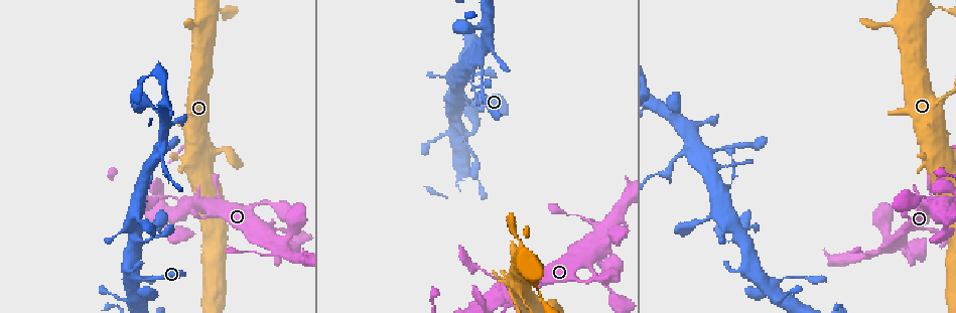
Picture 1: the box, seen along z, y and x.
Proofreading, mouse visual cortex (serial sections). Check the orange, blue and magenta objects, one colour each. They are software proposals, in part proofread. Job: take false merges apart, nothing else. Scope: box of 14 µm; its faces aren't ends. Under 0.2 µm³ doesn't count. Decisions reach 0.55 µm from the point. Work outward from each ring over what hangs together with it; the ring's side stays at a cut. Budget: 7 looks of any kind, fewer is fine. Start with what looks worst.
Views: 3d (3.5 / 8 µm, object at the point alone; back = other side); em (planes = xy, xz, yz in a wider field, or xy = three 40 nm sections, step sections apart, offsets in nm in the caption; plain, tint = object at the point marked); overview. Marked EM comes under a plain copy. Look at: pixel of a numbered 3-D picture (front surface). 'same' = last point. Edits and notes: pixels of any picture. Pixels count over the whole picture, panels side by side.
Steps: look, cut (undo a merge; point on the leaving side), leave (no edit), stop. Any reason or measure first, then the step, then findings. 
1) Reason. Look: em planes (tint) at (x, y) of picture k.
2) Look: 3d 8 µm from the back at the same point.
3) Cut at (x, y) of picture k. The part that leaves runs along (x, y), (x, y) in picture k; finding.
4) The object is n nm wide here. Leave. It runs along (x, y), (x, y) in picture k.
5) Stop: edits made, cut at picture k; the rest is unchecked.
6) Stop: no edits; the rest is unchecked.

Sudden change in width. Look: 3d 3.5 µm from the back at (160, 153) of picture 1.

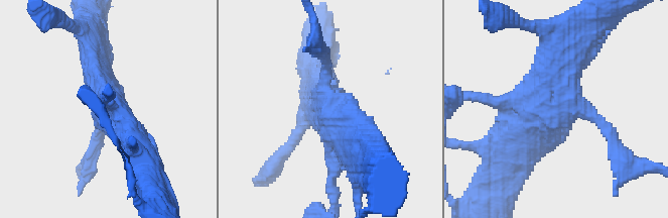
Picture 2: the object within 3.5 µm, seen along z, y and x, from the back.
3 arms meet here; the arms are 200, 450, 500 nm wide; need the tissue. Look: em xy step 1 (tint) at (324, 95) of picture 2.

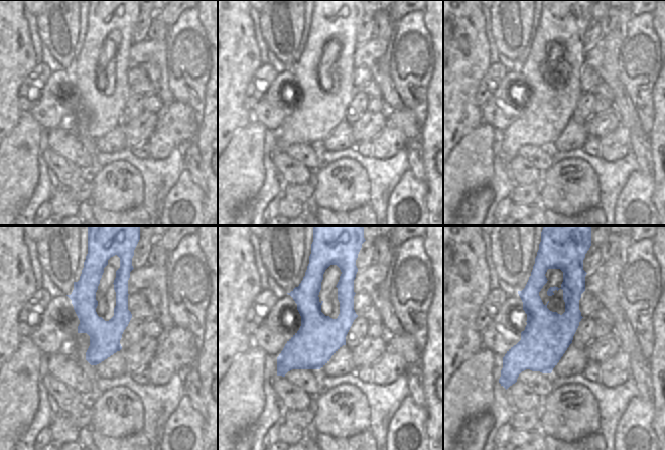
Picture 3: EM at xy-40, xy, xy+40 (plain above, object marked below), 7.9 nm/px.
Leave. It runs along (347, 133), (327, 110), (318, 47) in picture 2; one cell here.

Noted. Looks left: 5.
Calibre changes. Look: 3d 3.5 µm at (522, 300) of picture 1.

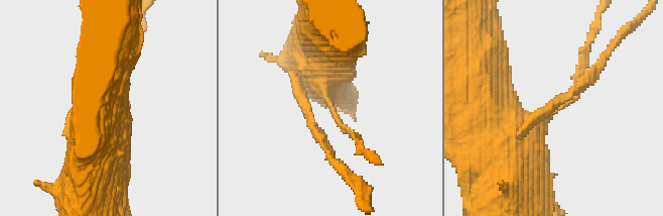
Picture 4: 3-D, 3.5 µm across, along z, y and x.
The arms are 100, 700 nm wide; need the tissue. Look: em xy step 1 (tint) at (329, 102) of picture 4.

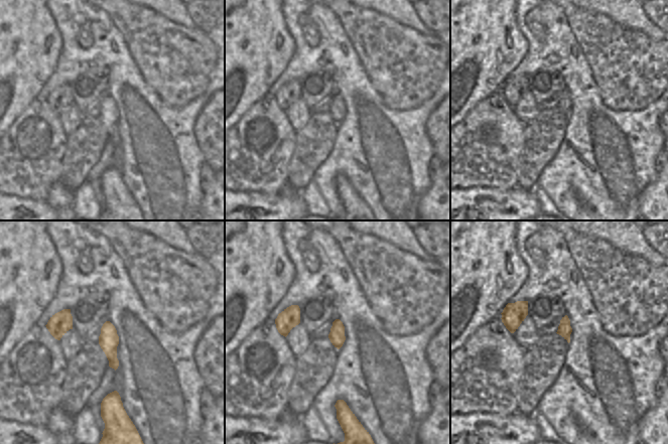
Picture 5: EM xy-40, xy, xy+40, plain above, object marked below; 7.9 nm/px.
Cut at (584, 80) of picture 4. The part that leaves runs along (293, 74), (311, 126), (321, 141) in picture 4; two cells meet here.

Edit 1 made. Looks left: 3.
Calibre changes. Look: 3d 3.5 µm at (165, 103) of picture 1.

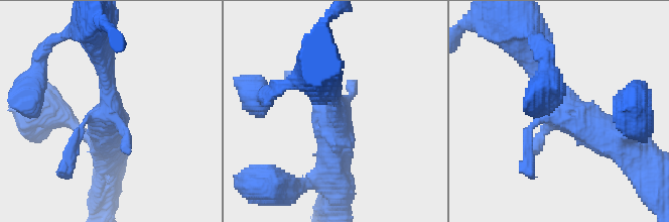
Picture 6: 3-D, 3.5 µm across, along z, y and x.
Look: em xy step 3 (tint) at (574, 119) of picture 6.

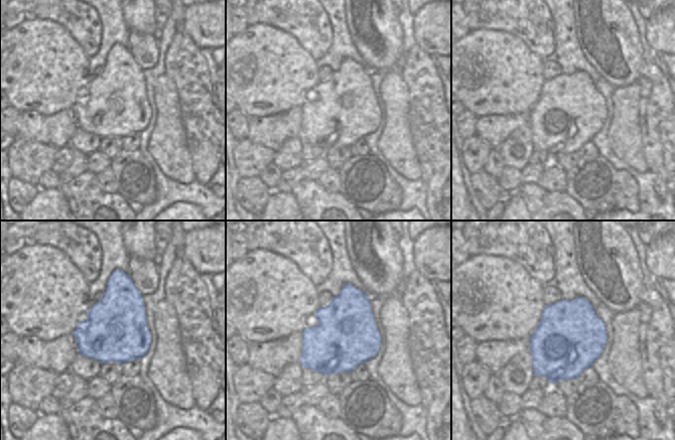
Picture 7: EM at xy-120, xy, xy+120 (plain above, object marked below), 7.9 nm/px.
Leave. It runs along (629, 146), (569, 118), (539, 63) in picture 6; continuous, no second cell.

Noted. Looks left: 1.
Stop: edits made, cut at picture 4; the rest is unchecked.

